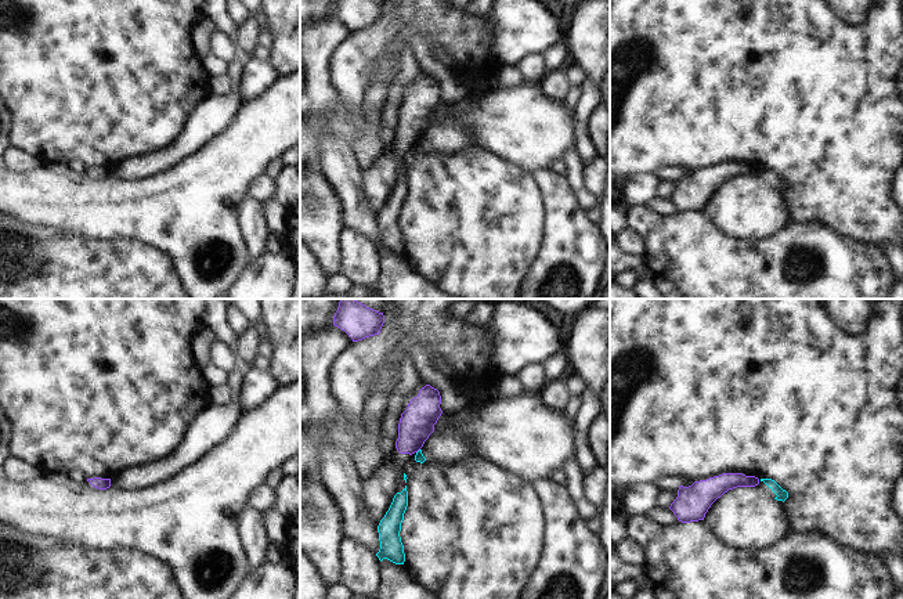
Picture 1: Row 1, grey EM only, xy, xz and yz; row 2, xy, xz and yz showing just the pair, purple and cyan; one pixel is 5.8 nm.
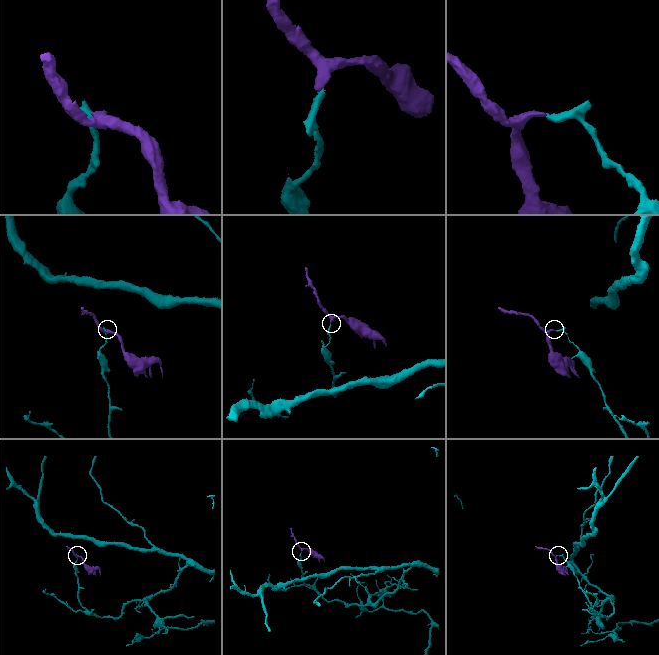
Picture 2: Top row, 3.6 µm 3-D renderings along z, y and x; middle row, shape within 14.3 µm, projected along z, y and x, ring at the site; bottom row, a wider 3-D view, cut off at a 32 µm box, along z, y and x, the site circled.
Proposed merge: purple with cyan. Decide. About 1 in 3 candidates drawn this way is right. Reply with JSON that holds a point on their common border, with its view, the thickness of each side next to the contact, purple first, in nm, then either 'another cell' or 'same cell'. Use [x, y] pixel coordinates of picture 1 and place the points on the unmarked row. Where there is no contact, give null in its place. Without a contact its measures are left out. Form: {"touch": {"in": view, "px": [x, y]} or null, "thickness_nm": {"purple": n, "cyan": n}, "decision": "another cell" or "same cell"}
{"touch": {"in": "xz", "px": [418, 140]}, "thickness_nm": {"purple": 200, "cyan": 50}, "decision": "another cell"}

